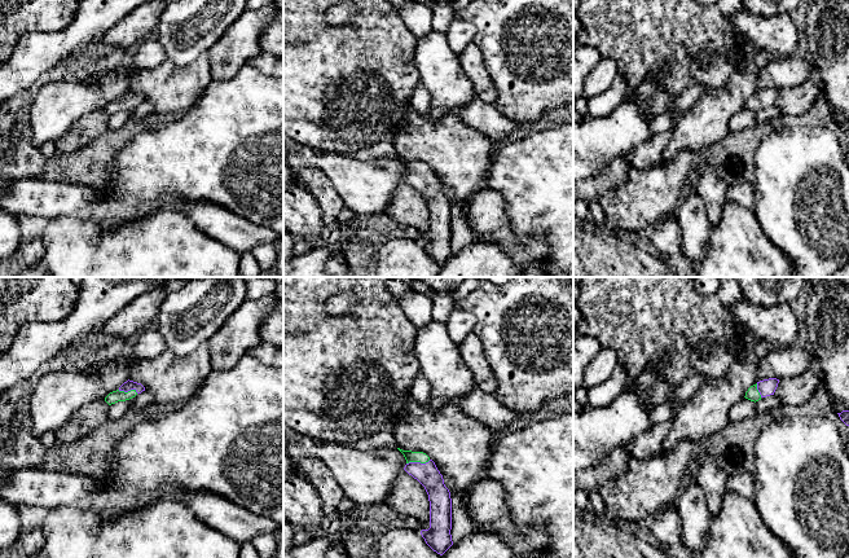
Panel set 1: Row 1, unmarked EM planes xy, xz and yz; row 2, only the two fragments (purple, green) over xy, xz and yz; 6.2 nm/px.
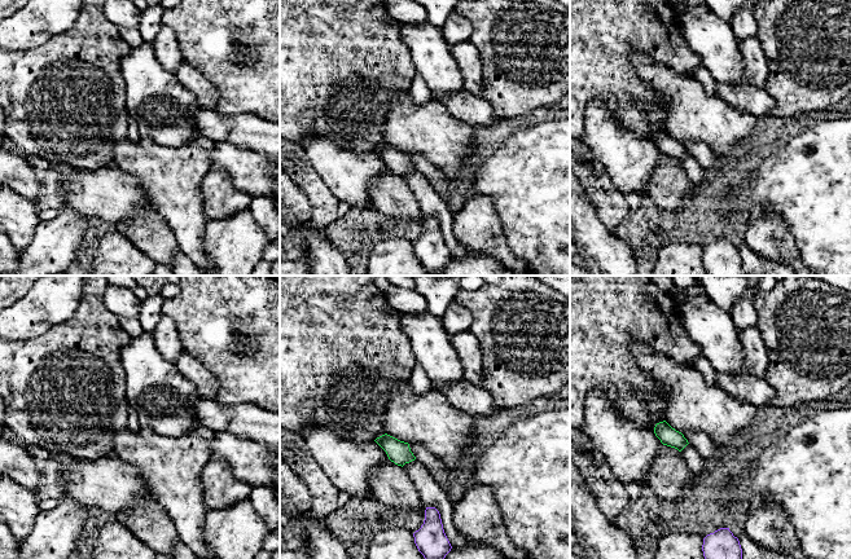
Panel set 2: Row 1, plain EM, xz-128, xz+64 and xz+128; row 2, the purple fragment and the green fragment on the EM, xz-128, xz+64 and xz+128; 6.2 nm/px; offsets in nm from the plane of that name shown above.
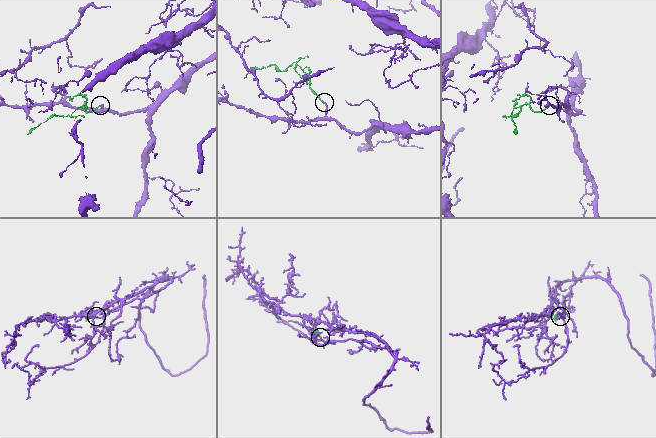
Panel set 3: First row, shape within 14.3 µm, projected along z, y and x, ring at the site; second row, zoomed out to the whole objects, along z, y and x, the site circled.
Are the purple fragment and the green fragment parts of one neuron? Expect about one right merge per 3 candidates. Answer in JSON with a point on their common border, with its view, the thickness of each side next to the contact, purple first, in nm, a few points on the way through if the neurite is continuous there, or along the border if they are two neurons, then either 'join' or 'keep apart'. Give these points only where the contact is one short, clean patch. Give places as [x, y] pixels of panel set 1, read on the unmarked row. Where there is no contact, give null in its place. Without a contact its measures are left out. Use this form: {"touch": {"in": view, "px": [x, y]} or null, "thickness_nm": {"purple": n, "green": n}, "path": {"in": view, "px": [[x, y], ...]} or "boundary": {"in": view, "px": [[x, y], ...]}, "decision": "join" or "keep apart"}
{"touch": {"in": "xz", "px": [418, 172]}, "thickness_nm": {"purple": 140, "green": 70}, "path": {"in": "xz", "px": [[427, 184], [418, 172], [409, 166]]}, "decision": "join"}

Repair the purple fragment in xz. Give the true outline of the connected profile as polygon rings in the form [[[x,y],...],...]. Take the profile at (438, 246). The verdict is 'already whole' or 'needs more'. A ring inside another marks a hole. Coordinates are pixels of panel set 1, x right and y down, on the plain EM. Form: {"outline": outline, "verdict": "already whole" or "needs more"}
{"outline": [[[397,159],[406,170],[404,180],[417,189],[428,205],[430,238],[422,240],[421,245],[434,262],[443,265],[453,255],[450,202],[435,172],[426,163]]], "verdict": "needs more"}

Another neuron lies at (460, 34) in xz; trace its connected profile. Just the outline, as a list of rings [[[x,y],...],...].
[[[454,18],[445,32],[447,43],[450,49],[459,56],[463,49],[472,43],[476,27],[463,19]]]

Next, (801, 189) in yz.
[[[775,126],[755,155],[753,212],[760,227],[795,267],[795,277],[833,277],[849,263],[849,166],[836,133],[822,126]]]

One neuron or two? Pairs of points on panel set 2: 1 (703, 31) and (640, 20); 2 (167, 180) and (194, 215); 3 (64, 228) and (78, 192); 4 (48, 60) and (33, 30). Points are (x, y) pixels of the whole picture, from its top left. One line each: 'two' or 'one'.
1: two
2: one
3: two
4: two

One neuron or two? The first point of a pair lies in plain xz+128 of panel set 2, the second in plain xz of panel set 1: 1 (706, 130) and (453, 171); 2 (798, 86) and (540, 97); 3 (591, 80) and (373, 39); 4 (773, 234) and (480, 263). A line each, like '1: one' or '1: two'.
1: one
2: one
3: one
4: two

